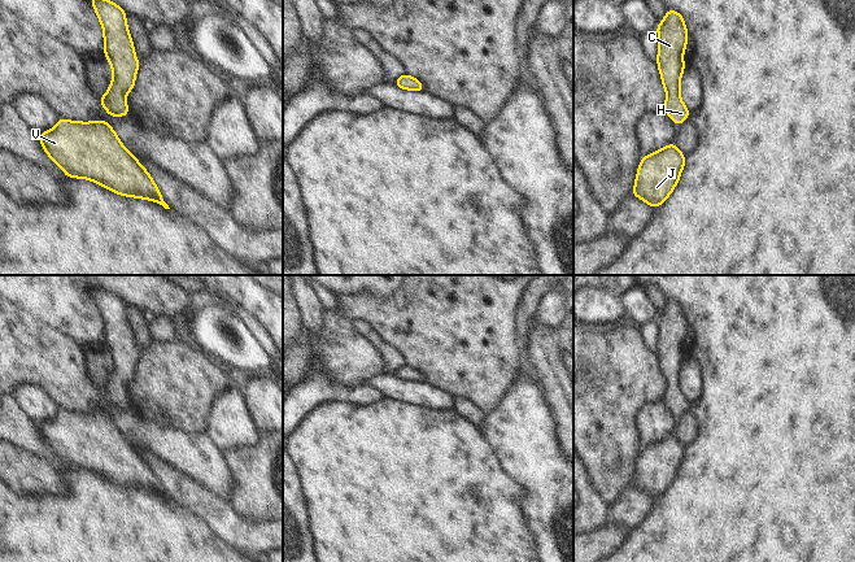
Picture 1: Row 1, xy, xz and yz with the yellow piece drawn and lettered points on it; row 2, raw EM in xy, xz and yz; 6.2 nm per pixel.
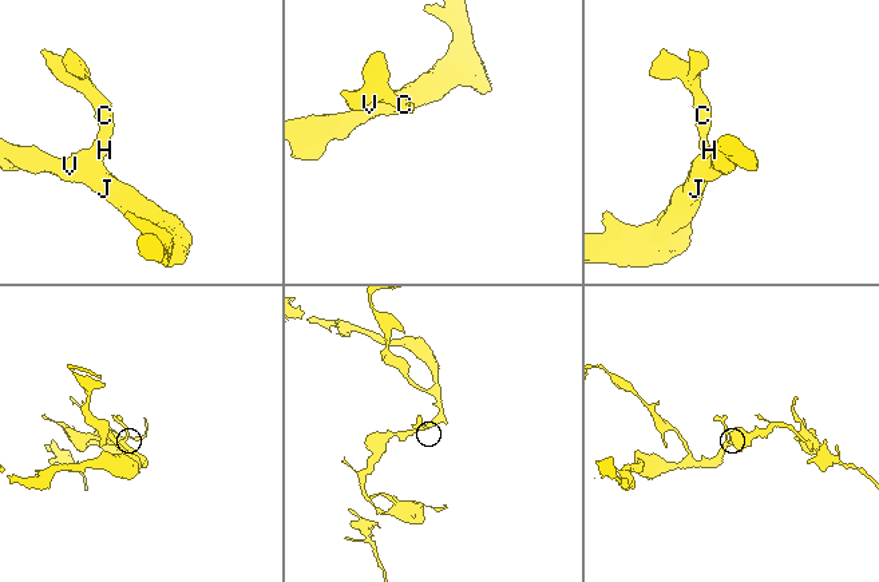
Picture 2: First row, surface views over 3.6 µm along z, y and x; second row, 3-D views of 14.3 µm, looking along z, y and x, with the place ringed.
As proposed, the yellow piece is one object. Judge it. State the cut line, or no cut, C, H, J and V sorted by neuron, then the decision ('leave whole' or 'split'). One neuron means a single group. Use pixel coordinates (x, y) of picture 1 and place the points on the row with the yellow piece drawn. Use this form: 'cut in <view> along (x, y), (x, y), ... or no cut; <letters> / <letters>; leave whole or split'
no cut; C H J V; leave whole

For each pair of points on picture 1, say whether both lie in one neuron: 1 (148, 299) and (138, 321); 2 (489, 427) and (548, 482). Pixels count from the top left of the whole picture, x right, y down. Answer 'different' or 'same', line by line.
1: different
2: same

